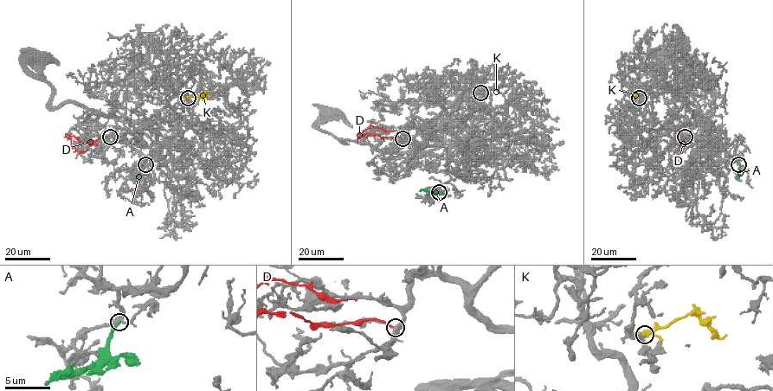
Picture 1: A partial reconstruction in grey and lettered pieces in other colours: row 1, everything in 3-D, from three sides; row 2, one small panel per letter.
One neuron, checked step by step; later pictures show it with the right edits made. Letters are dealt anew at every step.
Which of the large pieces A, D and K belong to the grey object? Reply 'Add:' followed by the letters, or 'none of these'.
Add: K

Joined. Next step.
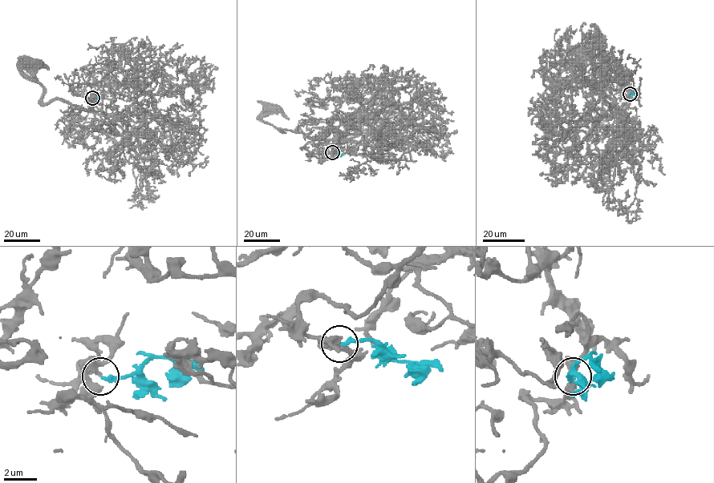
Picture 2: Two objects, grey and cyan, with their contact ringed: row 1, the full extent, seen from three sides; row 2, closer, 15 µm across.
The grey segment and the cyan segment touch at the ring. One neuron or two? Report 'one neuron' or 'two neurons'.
two neurons

